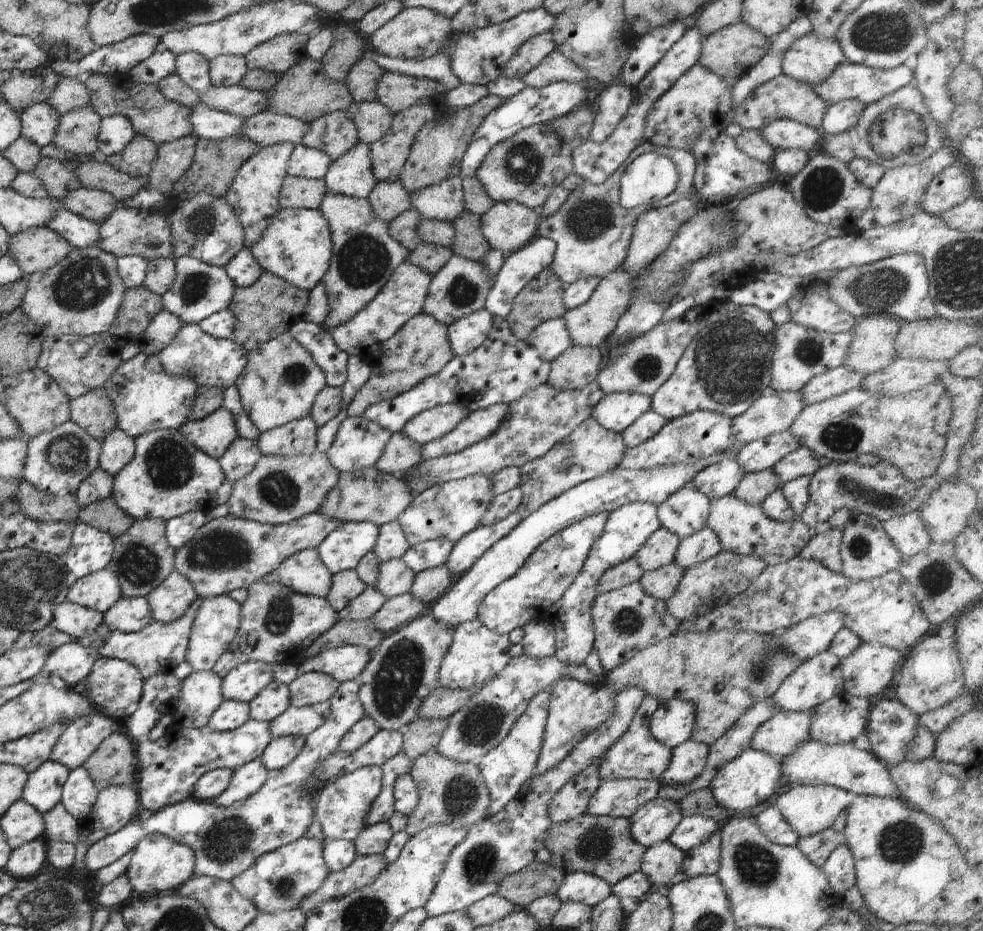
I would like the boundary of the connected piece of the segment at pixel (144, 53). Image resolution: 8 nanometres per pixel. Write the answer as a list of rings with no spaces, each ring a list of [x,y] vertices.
[[[140,33],[126,40],[98,47],[79,61],[56,59],[48,66],[62,77],[76,77],[81,72],[96,74],[126,74],[136,64],[154,54],[161,40],[158,37]]]

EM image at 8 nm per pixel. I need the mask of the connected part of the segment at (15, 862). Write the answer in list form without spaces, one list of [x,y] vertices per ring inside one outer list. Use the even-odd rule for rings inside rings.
[[[36,839],[20,845],[18,848],[11,849],[4,871],[9,872],[16,878],[30,878],[36,872],[40,872],[40,868],[44,866],[46,859],[46,844],[43,840]]]

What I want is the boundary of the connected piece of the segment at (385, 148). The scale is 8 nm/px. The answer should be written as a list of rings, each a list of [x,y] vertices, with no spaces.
[[[414,105],[394,114],[388,132],[369,145],[373,175],[377,181],[399,180],[416,133],[434,118],[430,105]]]

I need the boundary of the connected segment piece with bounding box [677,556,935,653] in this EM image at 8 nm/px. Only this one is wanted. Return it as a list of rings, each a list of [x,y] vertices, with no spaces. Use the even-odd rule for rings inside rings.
[[[800,556],[785,563],[767,565],[744,592],[704,615],[680,622],[677,630],[680,633],[699,633],[724,629],[772,636],[812,615],[828,611],[842,611],[846,616],[844,627],[864,643],[878,643],[901,653],[915,647],[922,638],[935,631],[934,625],[920,610],[910,583],[898,570],[875,579],[853,581],[843,573],[832,572],[817,560]]]

